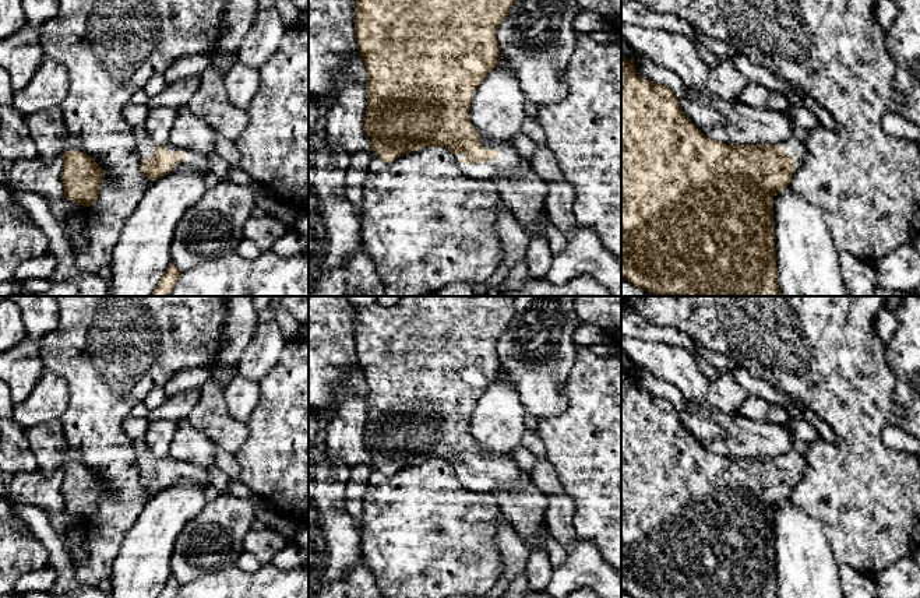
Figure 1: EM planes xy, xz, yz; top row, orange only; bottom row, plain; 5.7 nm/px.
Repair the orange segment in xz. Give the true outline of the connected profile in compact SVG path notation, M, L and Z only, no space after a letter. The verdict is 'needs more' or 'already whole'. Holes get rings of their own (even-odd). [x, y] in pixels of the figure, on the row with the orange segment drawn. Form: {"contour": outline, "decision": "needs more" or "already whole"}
{"contour": "M356 0L355 34L367 68L364 131L374 154L394 162L426 147L444 147L468 176L515 179L532 165L511 144L483 140L469 120L469 106L486 75L500 63L497 29L514 0Z", "decision": "needs more"}

